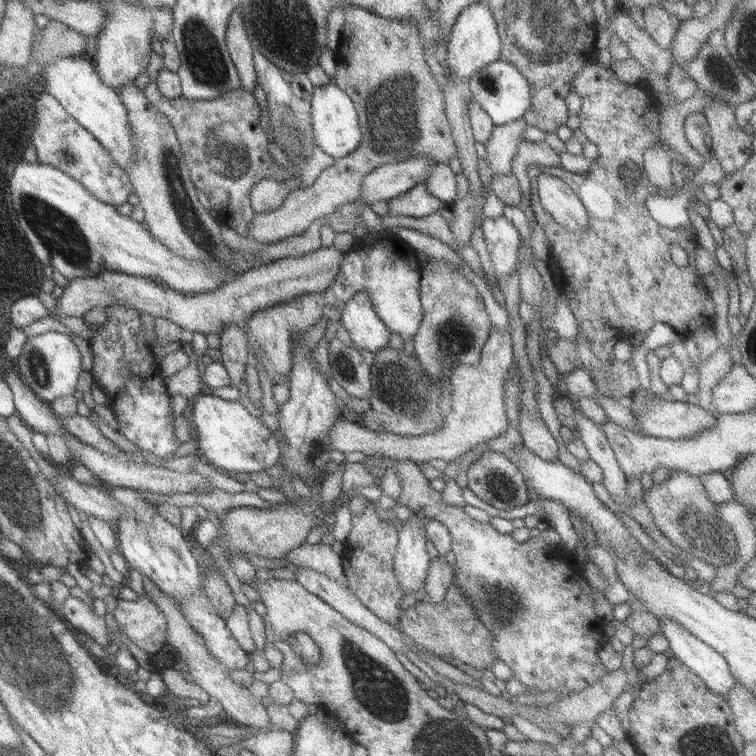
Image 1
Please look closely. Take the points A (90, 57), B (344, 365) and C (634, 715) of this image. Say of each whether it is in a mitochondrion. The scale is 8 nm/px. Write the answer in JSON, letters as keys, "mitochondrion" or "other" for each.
{"A":"other","B":"mitochondrion","C":"other"}

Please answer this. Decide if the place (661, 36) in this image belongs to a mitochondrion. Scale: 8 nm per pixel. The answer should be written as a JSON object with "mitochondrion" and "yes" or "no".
{"mitochondrion":"no"}

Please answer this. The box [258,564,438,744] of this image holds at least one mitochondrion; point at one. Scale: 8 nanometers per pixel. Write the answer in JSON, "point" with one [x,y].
{"point":[382,697]}

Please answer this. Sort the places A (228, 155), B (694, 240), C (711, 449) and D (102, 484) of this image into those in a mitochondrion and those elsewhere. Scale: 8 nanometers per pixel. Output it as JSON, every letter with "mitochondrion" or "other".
{"A":"mitochondrion","B":"other","C":"other","D":"other"}

